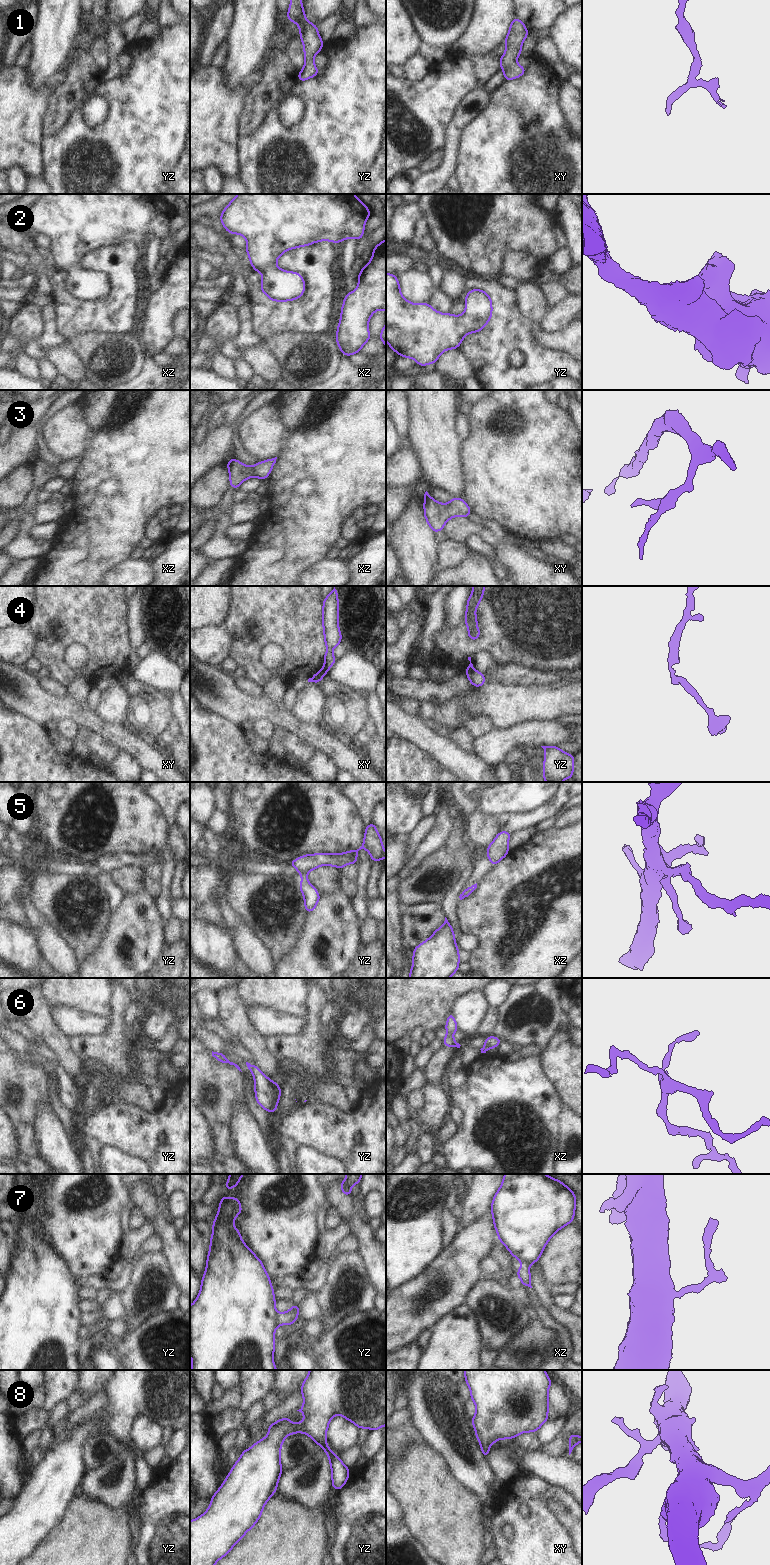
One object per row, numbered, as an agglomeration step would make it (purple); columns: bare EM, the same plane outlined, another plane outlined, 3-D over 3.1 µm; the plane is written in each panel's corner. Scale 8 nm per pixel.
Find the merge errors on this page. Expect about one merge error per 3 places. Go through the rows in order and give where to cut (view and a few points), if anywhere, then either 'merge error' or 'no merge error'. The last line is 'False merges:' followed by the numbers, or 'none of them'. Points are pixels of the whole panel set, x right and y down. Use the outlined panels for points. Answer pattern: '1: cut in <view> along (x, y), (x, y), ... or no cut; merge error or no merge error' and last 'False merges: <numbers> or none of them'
1: no cut; no merge error
2: no cut; no merge error
3: no cut; no merge error
4: cut in xy along (322, 669), (325, 673); merge error
5: cut in yz along (306, 872), (300, 873); merge error
6: no cut; no merge error
7: cut in yz along (276, 1313), (276, 1323), (278, 1325); merge error
8: no cut; no merge error
False merges: 4, 5, 7

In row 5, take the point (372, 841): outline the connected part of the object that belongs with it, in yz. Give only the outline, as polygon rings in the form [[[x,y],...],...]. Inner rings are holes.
[[[373,823],[367,825],[364,835],[363,845],[352,851],[341,854],[308,854],[300,856],[296,860],[289,862],[299,873],[309,872],[319,866],[329,865],[343,869],[346,864],[357,864],[357,853],[361,849],[369,851],[372,863],[376,860],[385,860],[386,852],[382,844],[382,839]]]

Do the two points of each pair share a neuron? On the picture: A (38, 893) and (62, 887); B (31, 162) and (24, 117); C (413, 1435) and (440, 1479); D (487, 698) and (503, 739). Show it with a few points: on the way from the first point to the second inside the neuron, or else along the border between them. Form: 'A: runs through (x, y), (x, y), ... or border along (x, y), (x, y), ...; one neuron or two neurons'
A: runs through (44, 893), (56, 893); one neuron
B: runs through (28, 151), (24, 146), (24, 128); one neuron
C: border along (424, 1443), (411, 1445), (400, 1458); two neurons
D: border along (522, 722), (508, 728), (494, 728); two neurons

